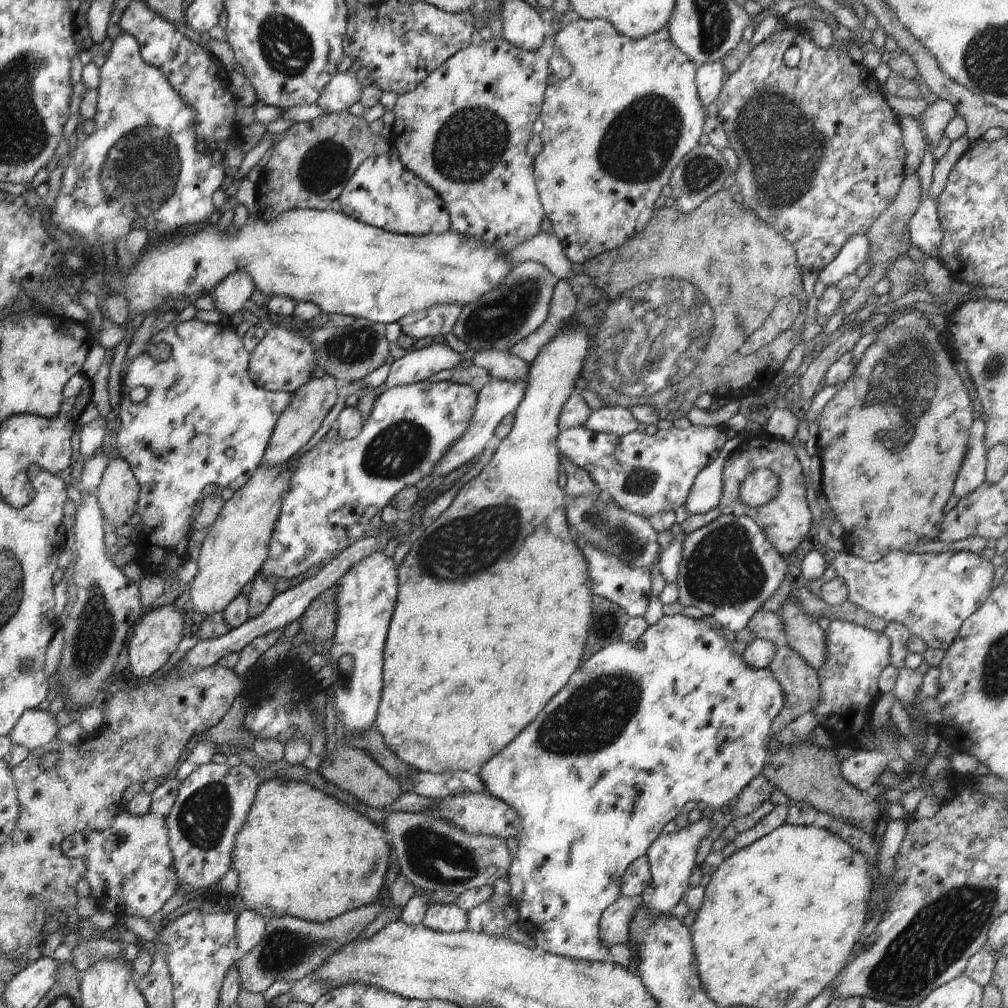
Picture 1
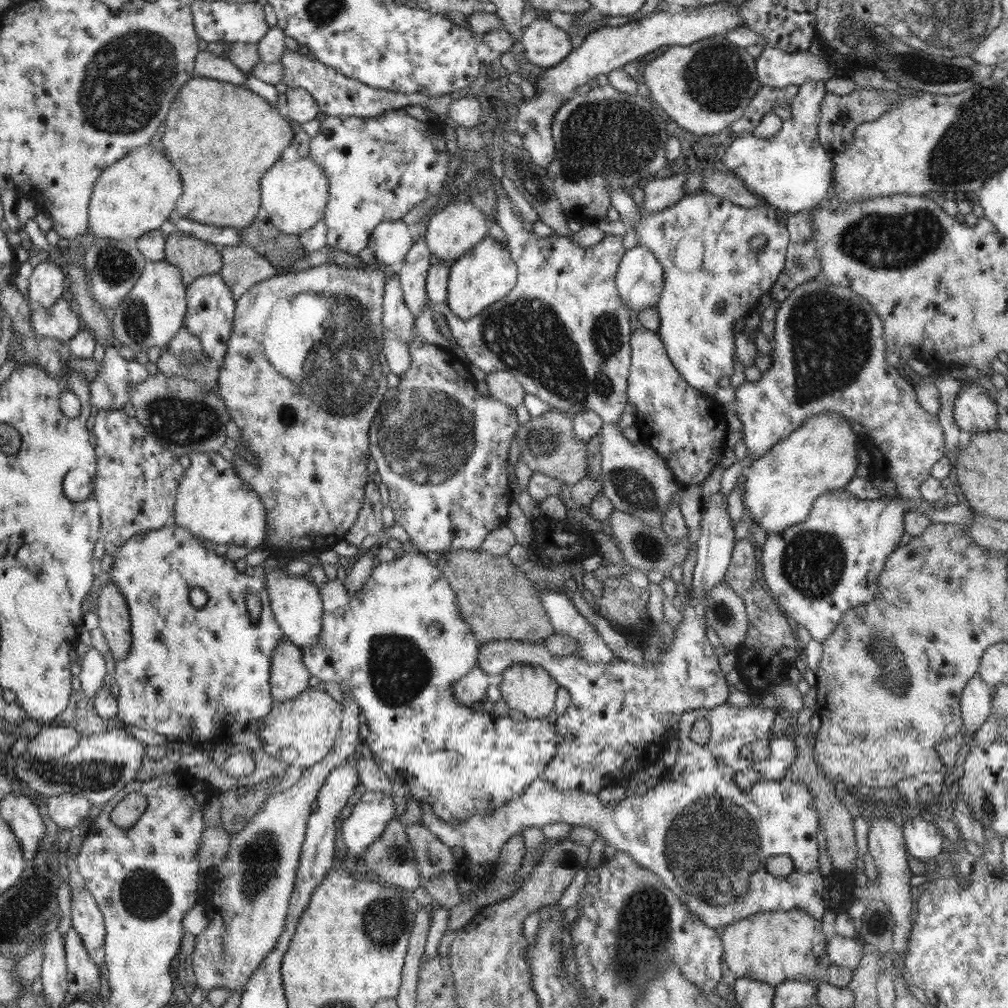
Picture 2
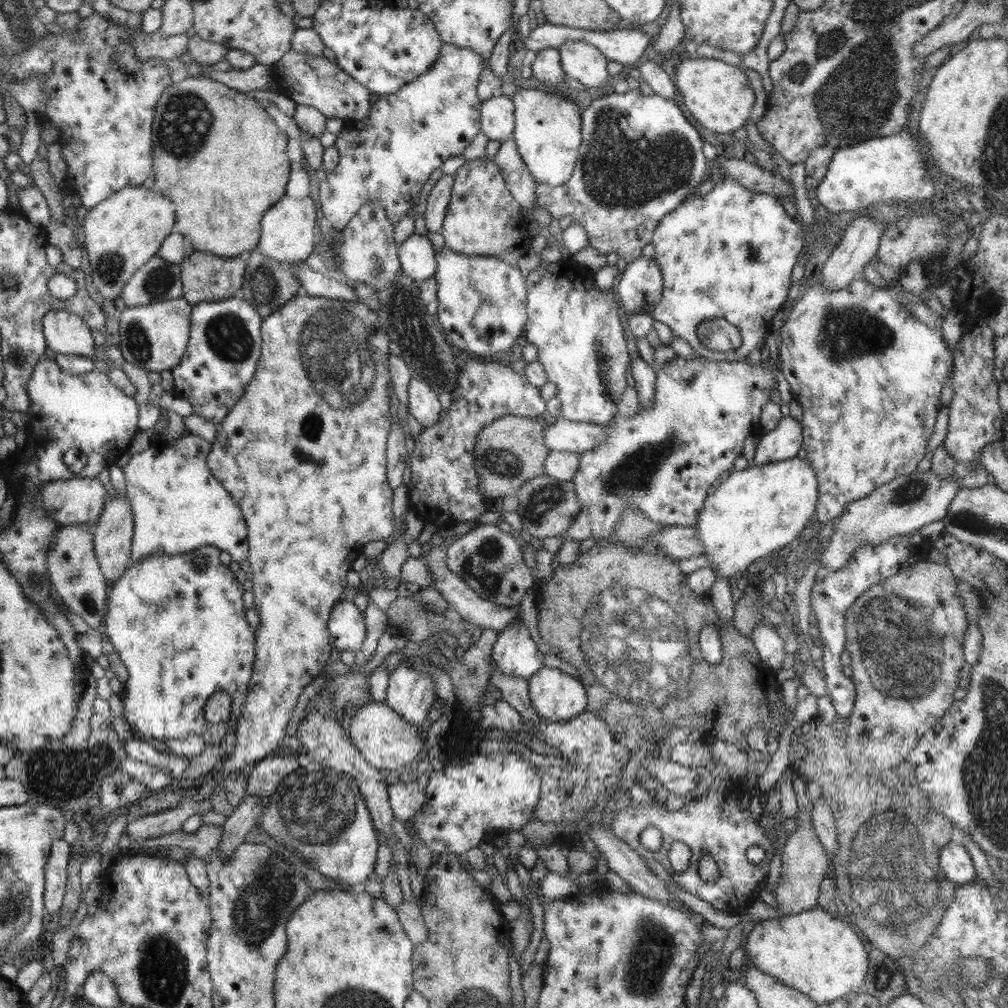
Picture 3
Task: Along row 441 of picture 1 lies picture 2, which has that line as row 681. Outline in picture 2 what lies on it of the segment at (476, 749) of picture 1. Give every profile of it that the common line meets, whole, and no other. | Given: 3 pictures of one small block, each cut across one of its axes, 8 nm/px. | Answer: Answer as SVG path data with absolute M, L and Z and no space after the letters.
M512 664L502 672L499 690L509 708L516 708L530 719L546 719L555 708L559 684L538 664Z

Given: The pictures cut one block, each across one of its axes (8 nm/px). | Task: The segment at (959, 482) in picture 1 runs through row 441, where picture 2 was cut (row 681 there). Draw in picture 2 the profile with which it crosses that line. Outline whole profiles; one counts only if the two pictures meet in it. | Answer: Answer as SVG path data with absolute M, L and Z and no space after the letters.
M979 674L968 681L960 698L960 711L965 721L967 735L976 731L985 723L992 710L992 694L988 683Z

